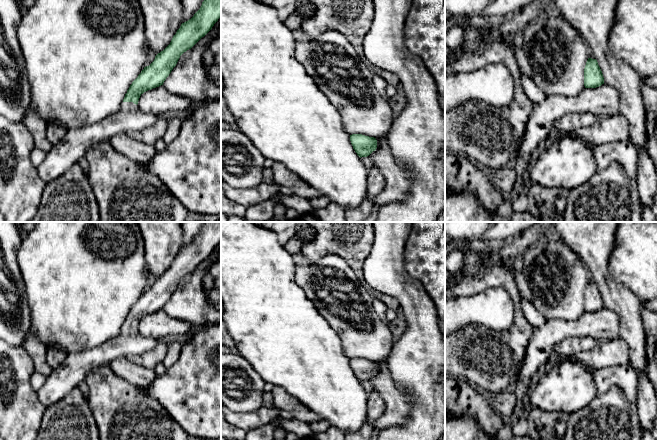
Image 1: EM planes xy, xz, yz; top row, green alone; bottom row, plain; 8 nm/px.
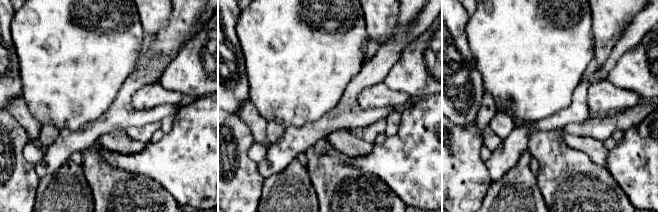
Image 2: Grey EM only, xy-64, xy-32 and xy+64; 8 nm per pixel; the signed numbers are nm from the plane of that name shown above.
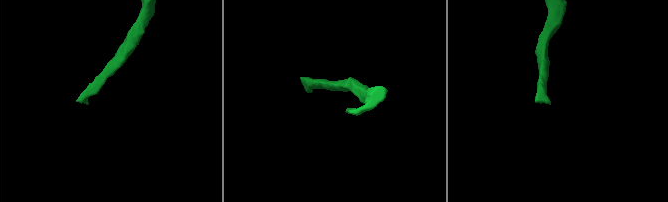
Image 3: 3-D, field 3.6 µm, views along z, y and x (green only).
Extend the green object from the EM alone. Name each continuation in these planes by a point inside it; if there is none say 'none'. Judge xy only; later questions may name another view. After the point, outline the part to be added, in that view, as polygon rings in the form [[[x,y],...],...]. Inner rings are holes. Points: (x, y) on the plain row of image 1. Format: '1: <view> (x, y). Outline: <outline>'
1: xy (62, 380). Outline: [[[122,326],[118,336],[108,340],[101,346],[67,354],[65,360],[46,377],[44,385],[37,391],[38,399],[45,407],[53,405],[69,394],[80,382],[84,381],[86,375],[94,367],[109,364],[119,357],[139,356],[160,343],[163,343],[161,339],[143,337],[138,329],[133,326]]]

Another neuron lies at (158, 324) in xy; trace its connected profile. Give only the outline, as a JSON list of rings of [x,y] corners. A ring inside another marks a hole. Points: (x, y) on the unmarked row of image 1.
[[[162,309],[141,318],[138,331],[143,337],[162,339],[166,336],[186,334],[191,324],[167,315]]]

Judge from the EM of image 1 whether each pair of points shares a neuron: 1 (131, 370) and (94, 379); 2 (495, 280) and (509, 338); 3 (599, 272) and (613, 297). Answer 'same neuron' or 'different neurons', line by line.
1: different neurons
2: same neuron
3: same neuron

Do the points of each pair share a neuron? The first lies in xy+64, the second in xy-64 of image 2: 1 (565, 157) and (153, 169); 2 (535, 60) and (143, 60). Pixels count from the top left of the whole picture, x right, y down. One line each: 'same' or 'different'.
1: different
2: different

